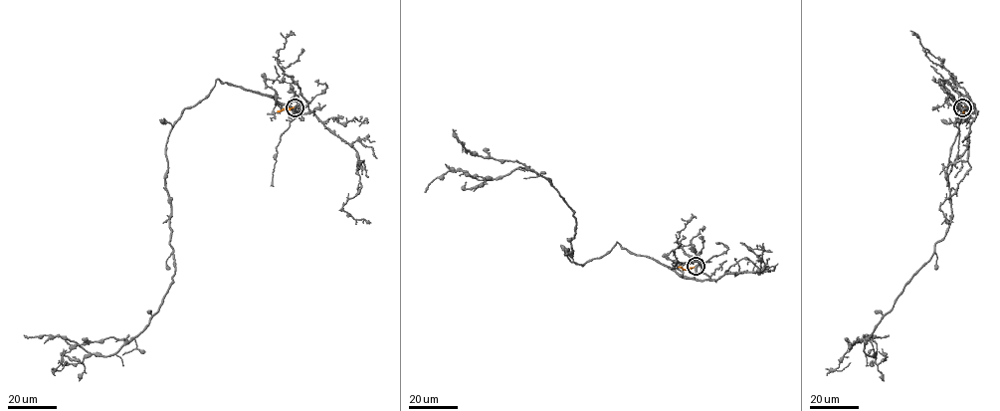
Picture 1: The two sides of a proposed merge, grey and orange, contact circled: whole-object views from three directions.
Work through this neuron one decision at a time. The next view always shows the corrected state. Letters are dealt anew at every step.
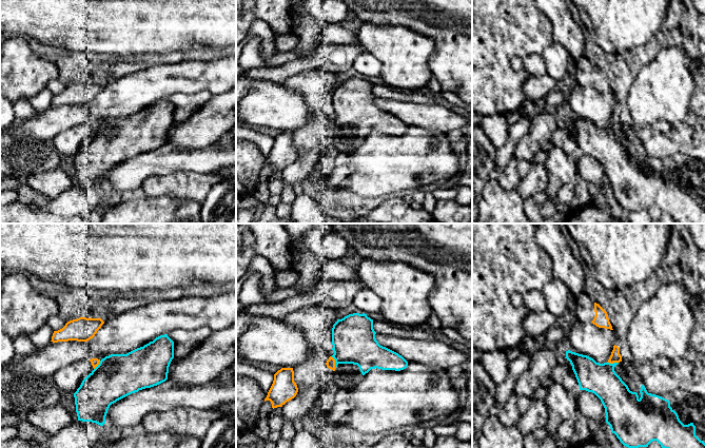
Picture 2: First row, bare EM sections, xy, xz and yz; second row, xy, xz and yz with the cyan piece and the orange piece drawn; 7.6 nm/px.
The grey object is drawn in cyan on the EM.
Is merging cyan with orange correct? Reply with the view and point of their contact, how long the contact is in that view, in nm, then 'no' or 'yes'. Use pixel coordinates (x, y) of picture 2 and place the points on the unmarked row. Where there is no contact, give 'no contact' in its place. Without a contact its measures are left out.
meets cyan in xz at (335, 127); contact 100 nm long; no

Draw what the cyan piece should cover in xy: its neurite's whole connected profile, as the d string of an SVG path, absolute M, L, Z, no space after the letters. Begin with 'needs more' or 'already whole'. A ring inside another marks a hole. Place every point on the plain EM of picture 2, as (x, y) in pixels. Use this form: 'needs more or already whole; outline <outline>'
already whole; outline M168 98L160 99L153 105L126 118L105 120L82 144L80 151L74 157L78 184L92 186L103 190L107 174L112 168L139 154L165 145L173 122L174 105Z

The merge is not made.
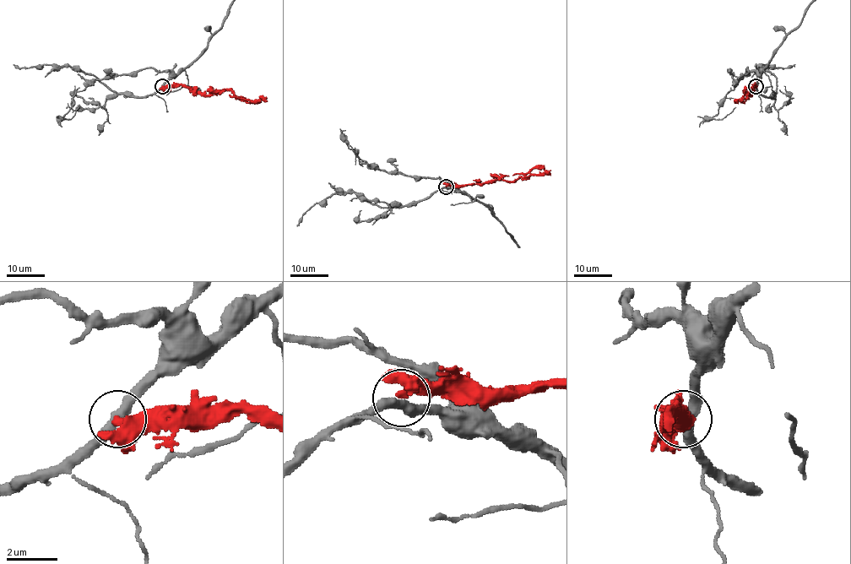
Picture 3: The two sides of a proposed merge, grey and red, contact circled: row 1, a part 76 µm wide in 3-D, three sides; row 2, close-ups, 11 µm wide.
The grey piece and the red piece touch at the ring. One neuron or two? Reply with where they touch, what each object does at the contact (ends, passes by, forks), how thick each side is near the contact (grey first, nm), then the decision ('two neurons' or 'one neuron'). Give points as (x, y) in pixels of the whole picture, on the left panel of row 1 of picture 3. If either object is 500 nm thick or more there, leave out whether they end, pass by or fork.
at (162, 86); 400 nm thick on the grey side, 500 nm on the other; two neurons

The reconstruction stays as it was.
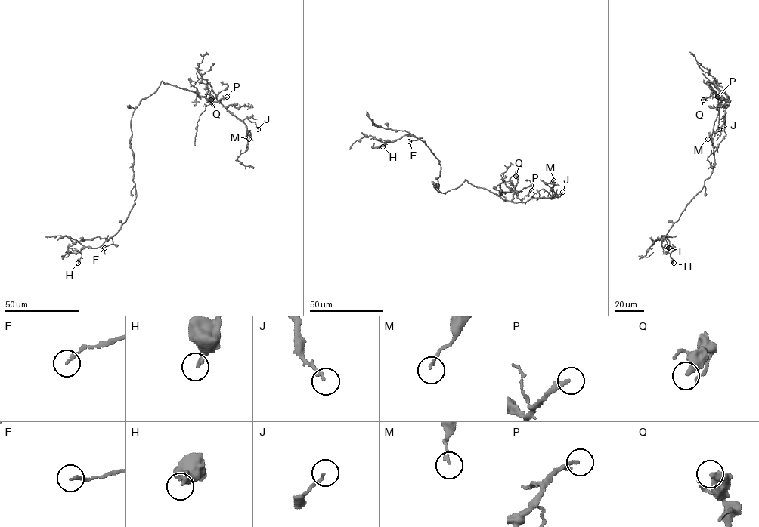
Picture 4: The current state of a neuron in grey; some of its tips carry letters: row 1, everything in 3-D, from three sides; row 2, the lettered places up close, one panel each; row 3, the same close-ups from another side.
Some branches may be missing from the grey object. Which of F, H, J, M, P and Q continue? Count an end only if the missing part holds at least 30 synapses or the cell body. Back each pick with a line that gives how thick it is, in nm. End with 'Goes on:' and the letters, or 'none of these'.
P: 240 nm thick
Goes on: P

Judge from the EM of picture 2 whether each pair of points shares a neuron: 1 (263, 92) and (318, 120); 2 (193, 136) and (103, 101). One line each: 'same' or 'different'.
1: different
2: different

